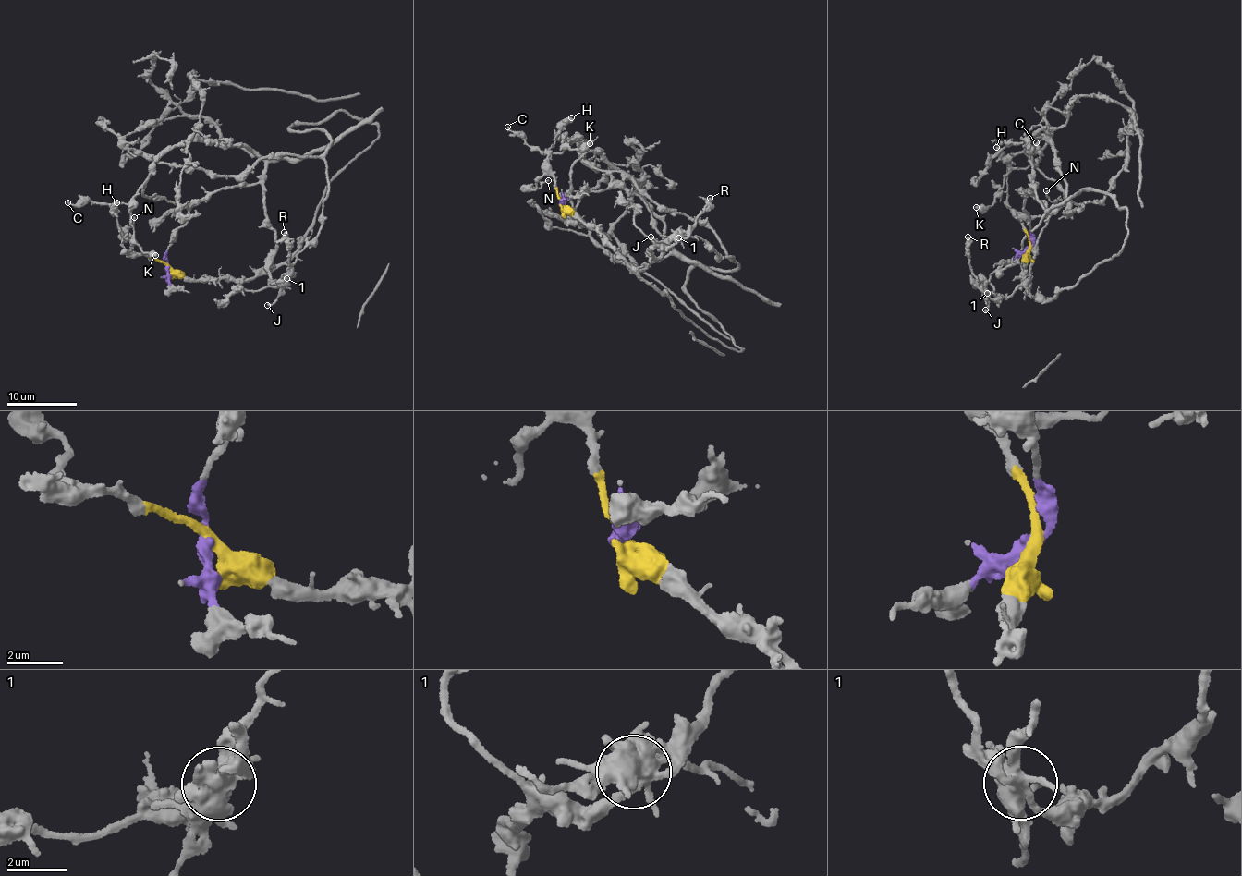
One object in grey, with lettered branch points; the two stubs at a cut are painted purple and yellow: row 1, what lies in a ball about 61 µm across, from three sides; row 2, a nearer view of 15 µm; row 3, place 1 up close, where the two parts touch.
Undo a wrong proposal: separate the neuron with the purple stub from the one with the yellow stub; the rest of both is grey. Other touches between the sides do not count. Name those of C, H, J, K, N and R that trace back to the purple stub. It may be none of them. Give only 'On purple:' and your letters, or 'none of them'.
On purple: C, K, R

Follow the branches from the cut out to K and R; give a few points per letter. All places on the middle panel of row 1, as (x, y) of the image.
K: (562, 204), (616, 187), (640, 198), (670, 245), (622, 171), (578, 139), (567, 143), (580, 151), (590, 142)
R: (562, 204), (616, 187), (640, 198), (664, 240), (655, 259), (654, 247), (687, 236), (710, 198)

